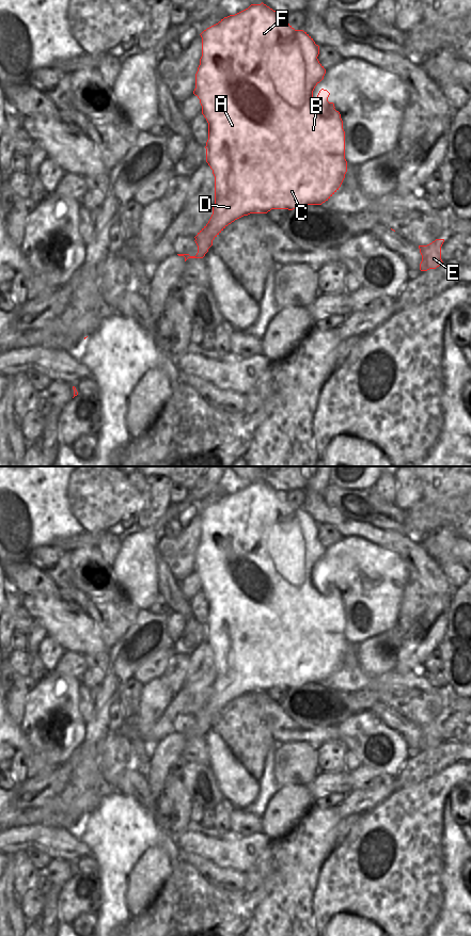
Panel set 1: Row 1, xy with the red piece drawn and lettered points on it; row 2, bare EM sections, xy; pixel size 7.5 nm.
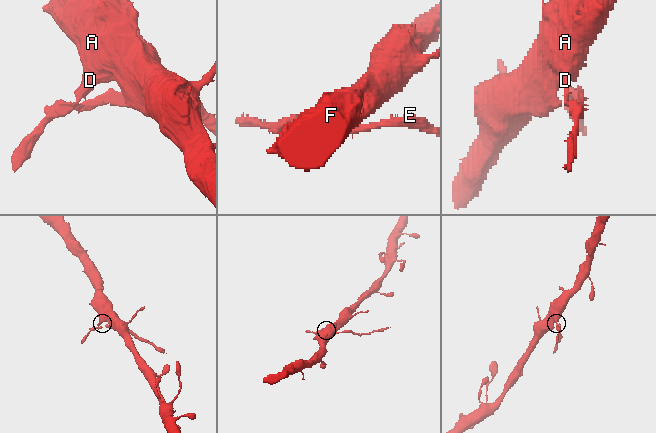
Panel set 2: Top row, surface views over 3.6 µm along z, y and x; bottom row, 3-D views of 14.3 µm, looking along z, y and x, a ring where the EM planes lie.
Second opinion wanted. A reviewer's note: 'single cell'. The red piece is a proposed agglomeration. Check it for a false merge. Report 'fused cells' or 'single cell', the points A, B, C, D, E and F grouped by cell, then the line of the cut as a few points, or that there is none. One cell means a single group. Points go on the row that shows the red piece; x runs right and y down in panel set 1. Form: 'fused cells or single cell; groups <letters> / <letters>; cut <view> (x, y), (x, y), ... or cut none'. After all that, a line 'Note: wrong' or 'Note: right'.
fused cells; groups A B C D F / E; cut xy (195, 255), (203, 256)
Note: wrong

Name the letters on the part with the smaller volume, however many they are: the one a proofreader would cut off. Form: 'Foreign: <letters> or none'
Foreign: E

